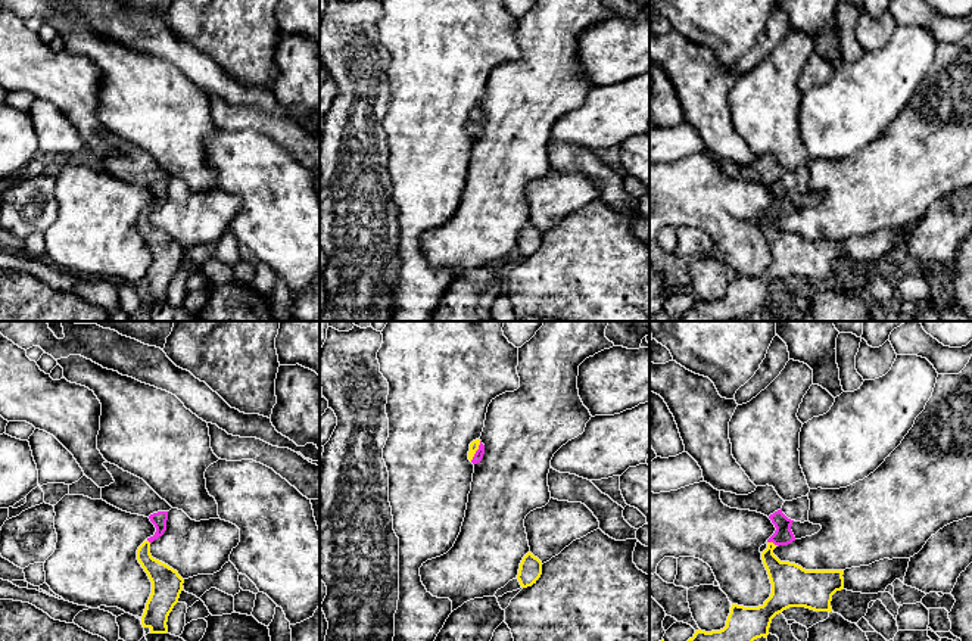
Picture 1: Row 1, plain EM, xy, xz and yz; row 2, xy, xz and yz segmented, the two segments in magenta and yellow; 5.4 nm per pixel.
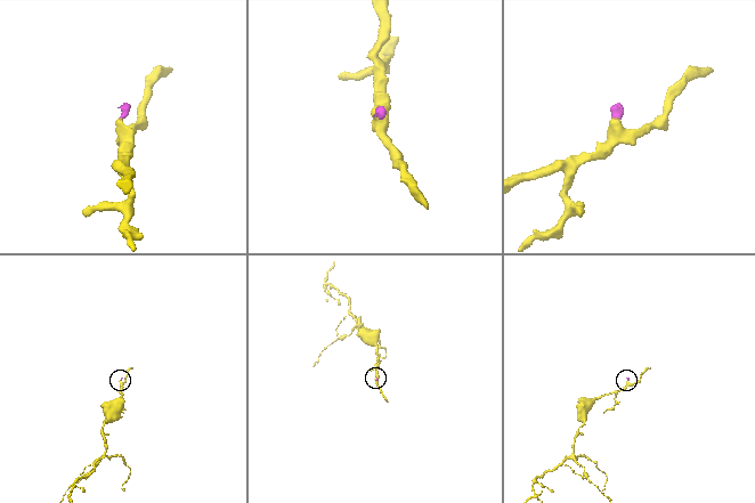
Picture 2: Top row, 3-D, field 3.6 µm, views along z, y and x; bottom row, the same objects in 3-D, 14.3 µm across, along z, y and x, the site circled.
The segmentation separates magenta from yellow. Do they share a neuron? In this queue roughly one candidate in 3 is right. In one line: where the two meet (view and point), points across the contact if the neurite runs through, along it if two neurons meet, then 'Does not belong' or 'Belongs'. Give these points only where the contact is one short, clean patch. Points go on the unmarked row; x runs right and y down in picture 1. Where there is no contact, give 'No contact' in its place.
Touches magenta at xz (476, 121). Path across: xz (477, 127), (476, 121), (474, 115). Belongs

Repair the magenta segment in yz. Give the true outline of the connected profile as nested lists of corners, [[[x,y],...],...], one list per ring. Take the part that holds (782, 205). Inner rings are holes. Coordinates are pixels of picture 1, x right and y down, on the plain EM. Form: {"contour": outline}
{"contour": [[[801,167],[785,171],[782,178],[769,186],[775,203],[761,223],[772,264],[758,277],[732,274],[726,296],[720,301],[695,301],[683,315],[669,315],[664,309],[649,321],[728,321],[744,318],[757,308],[767,308],[772,289],[789,277],[806,277],[814,281],[832,281],[831,271],[837,261],[844,259],[844,240],[806,240],[789,231],[781,231],[773,220],[795,211],[792,192],[809,192],[810,169]]]}

